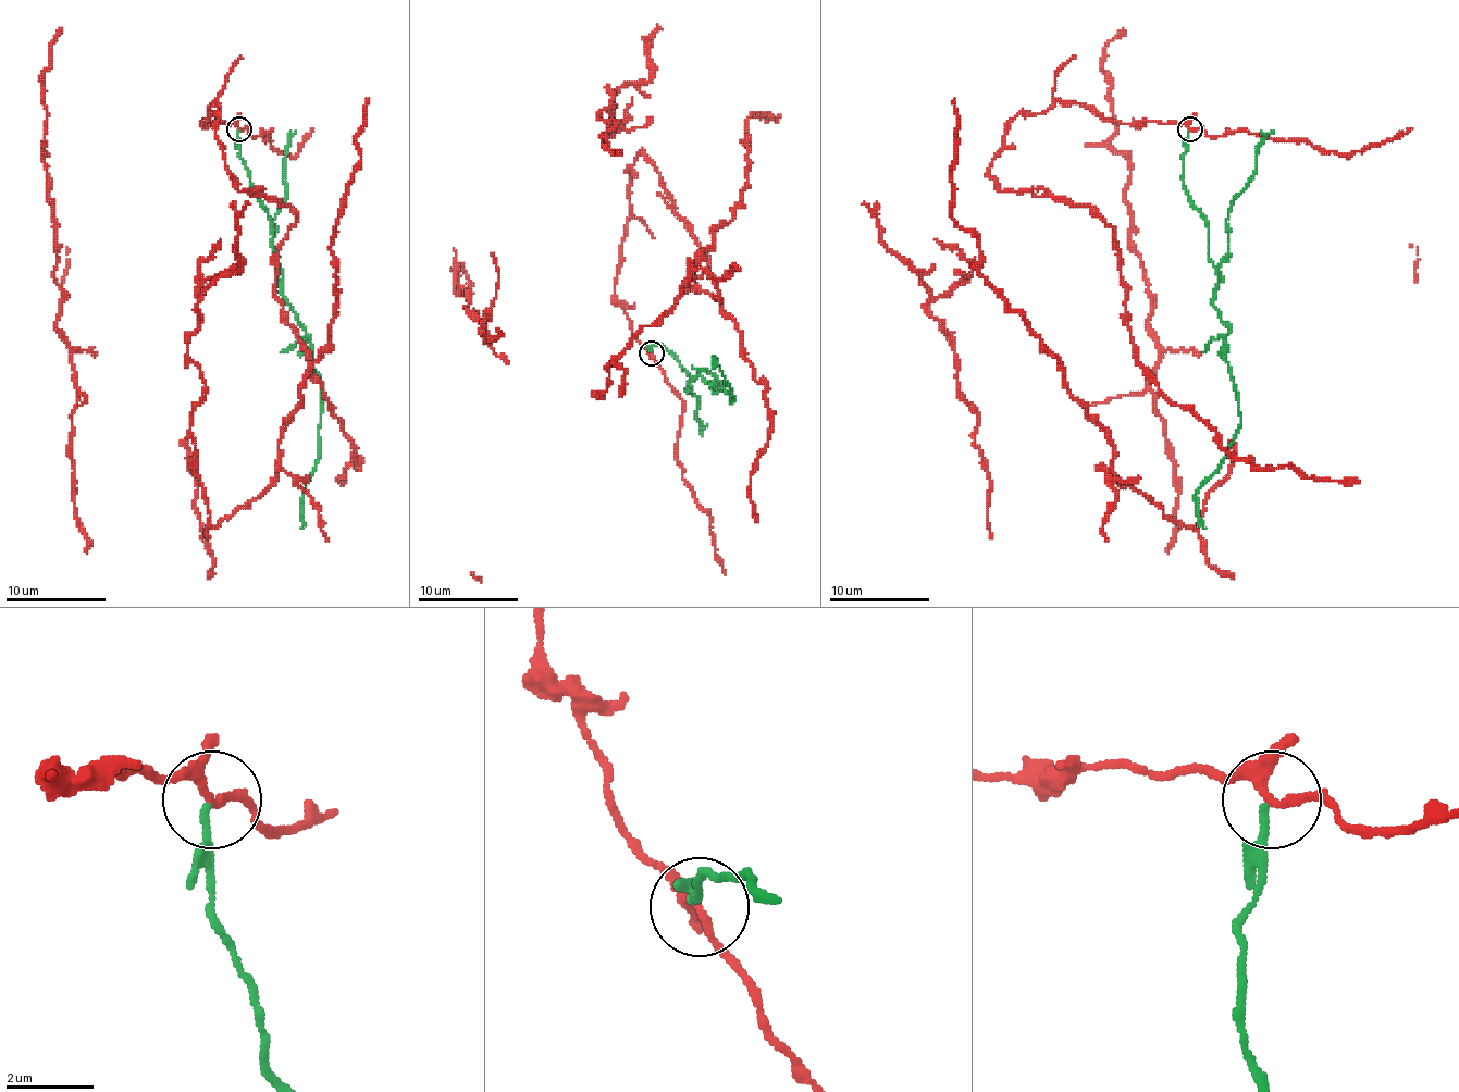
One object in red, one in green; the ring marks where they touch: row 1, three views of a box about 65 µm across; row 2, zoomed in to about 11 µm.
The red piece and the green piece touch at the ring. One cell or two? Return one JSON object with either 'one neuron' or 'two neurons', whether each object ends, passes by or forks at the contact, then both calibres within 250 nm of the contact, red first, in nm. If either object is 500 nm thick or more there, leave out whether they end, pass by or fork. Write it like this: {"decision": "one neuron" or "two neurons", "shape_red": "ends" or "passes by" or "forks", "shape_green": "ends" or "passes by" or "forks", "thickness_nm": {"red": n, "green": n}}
{"decision": "two neurons", "shape_red": "forks", "shape_green": "ends", "thickness_nm": {"red": 190, "green": 180}}

